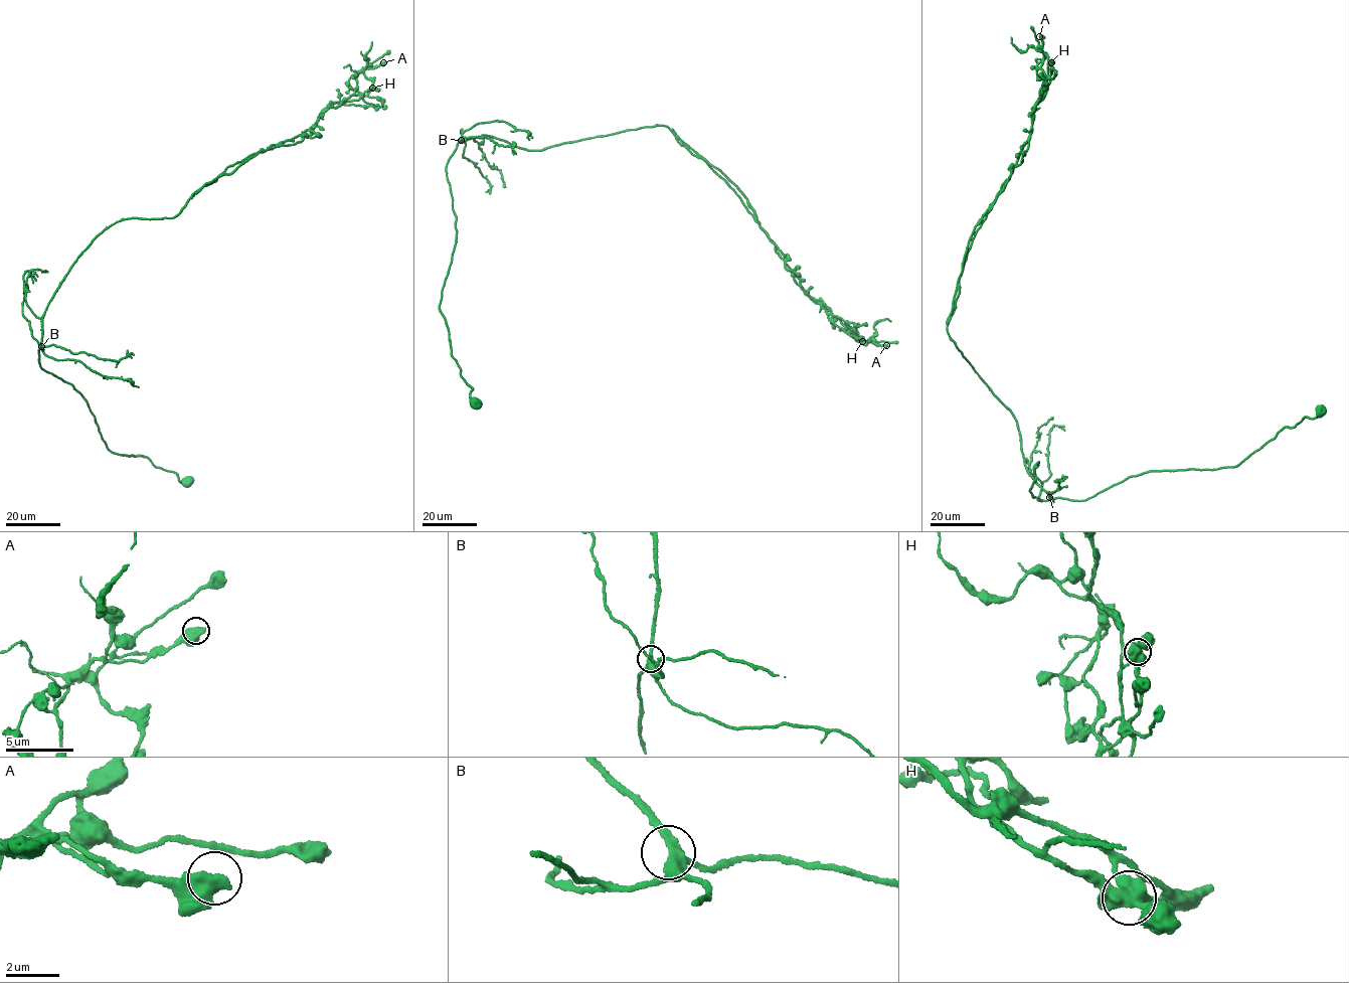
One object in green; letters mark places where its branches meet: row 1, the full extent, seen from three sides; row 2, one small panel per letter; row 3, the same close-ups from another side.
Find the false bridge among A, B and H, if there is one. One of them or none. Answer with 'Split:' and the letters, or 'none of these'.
Split: H

